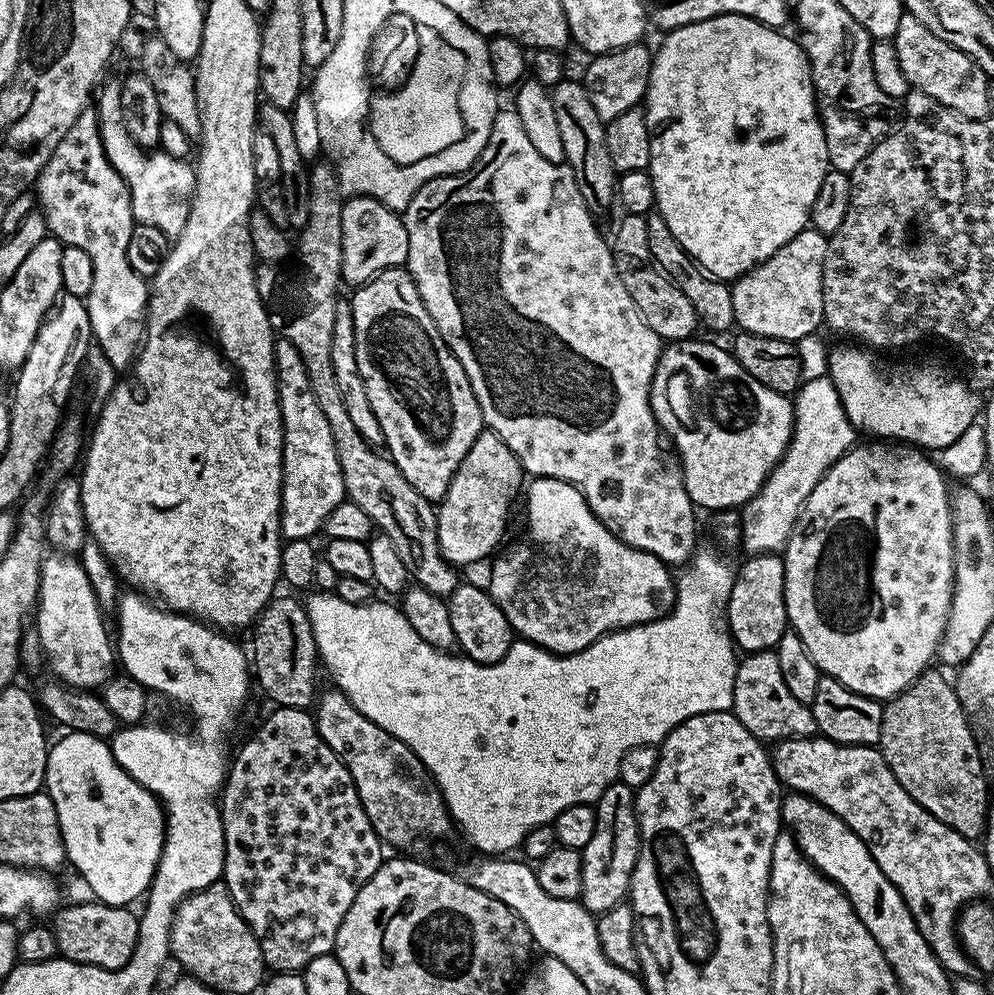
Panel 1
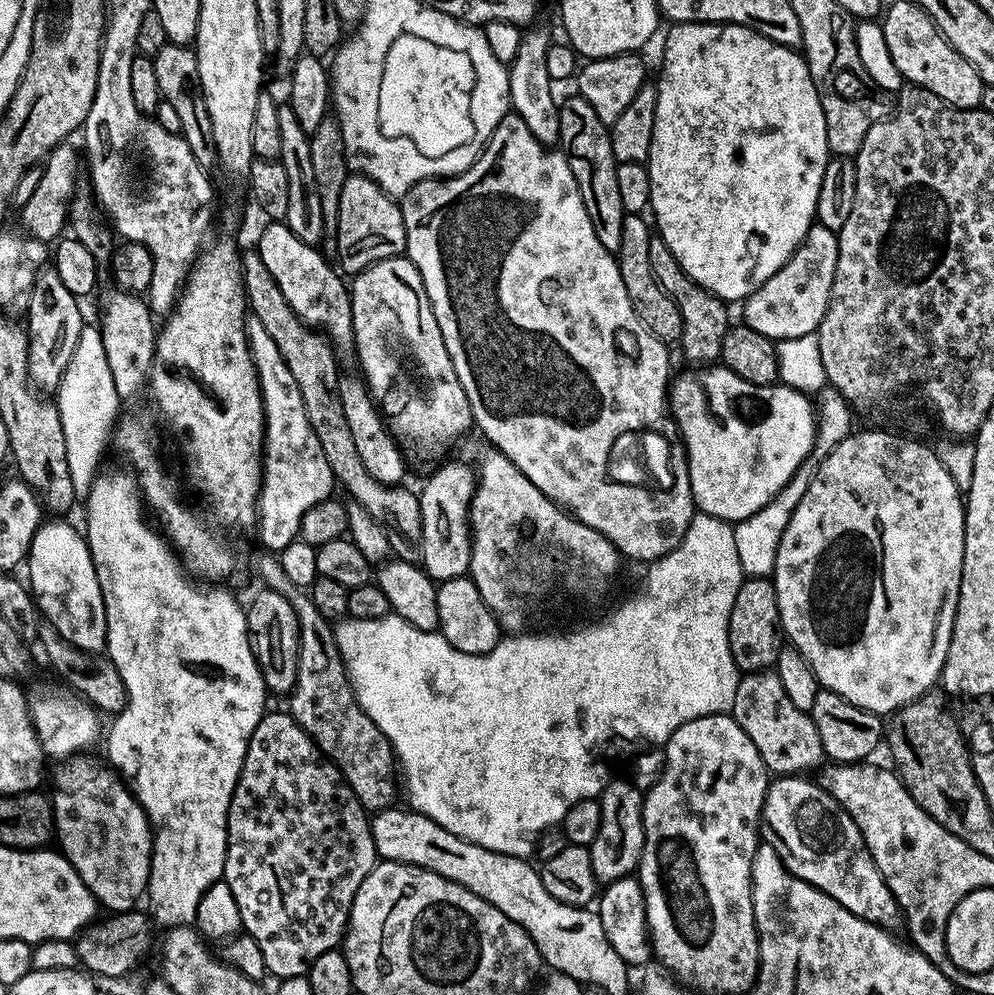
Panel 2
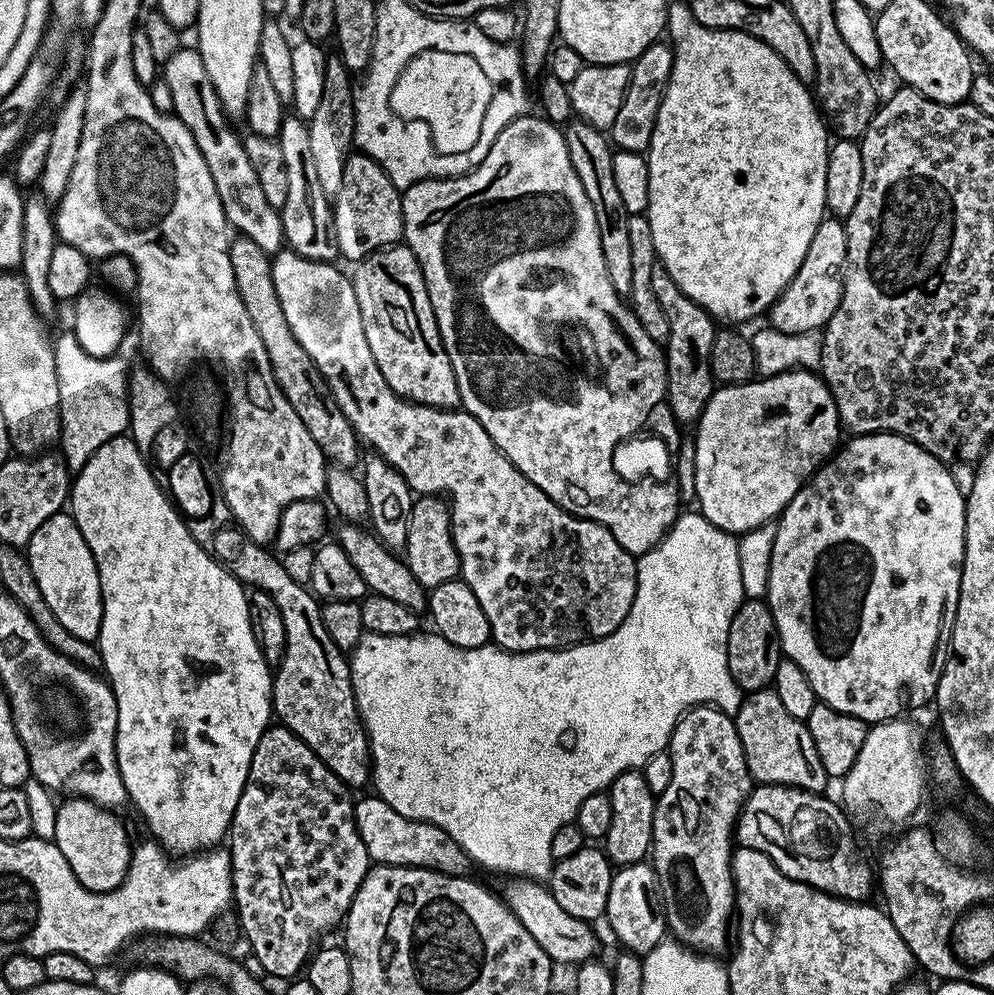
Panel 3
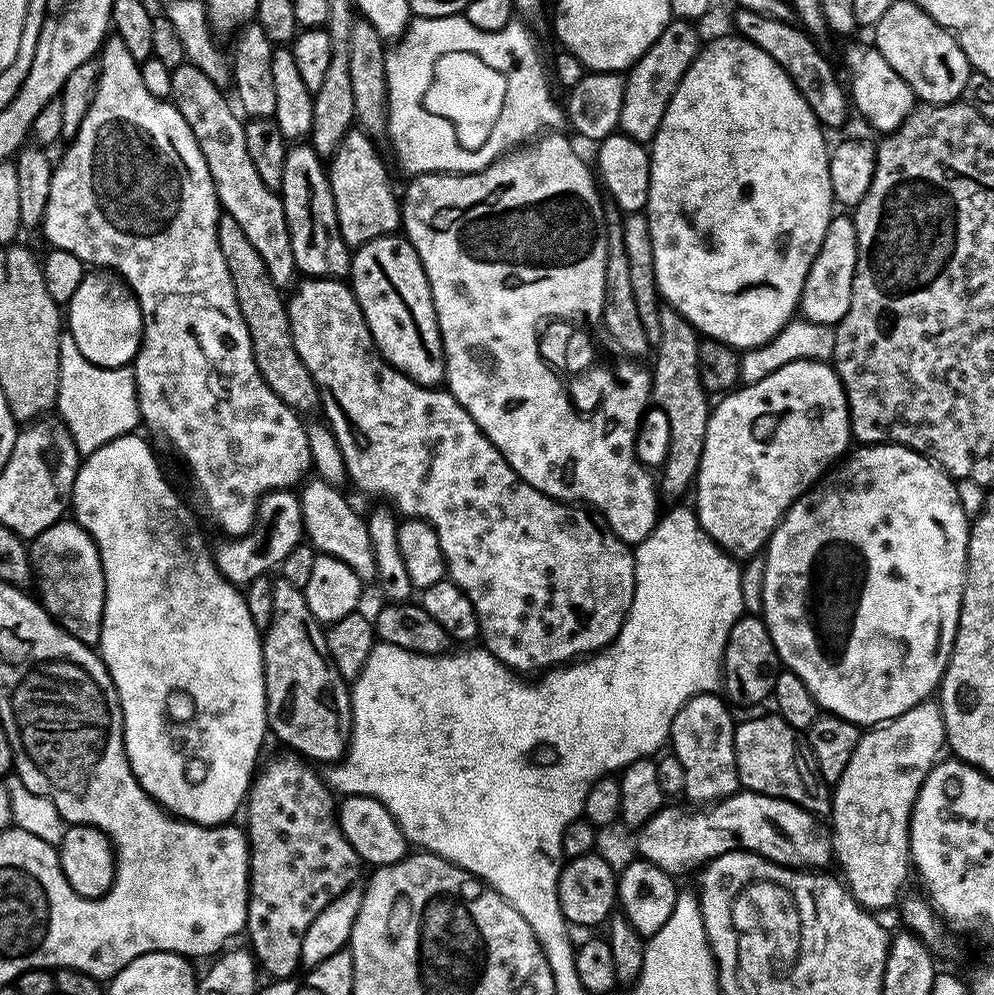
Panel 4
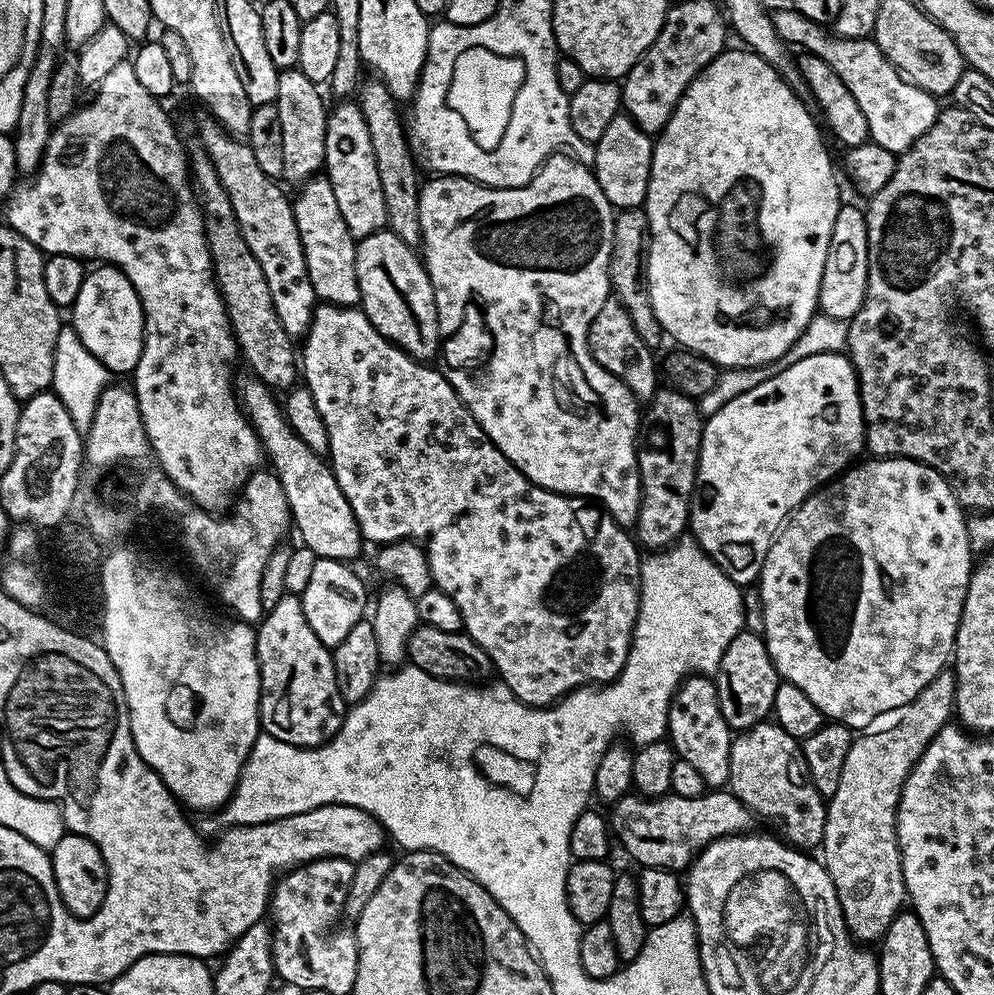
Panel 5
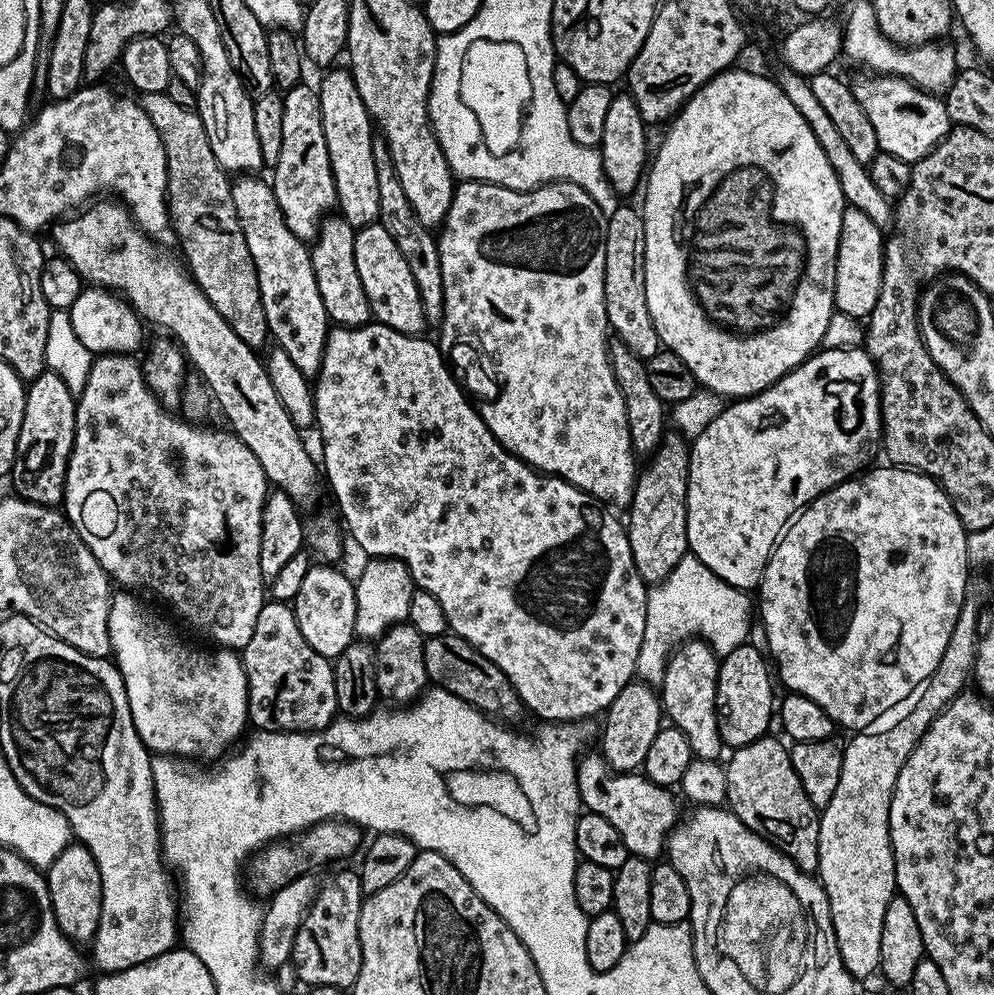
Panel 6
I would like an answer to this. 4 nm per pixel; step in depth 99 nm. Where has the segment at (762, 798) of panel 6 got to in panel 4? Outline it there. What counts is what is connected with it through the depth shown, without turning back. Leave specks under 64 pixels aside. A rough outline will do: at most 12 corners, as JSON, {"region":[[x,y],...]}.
{"region":[[779,714],[739,721],[741,789],[832,810],[808,741]]}

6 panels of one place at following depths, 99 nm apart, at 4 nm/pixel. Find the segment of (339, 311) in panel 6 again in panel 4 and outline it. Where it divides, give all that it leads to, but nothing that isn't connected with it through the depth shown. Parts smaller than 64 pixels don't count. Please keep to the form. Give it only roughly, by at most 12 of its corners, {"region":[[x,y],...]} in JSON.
{"region":[[289,147],[278,195],[297,273],[347,277],[325,161]]}

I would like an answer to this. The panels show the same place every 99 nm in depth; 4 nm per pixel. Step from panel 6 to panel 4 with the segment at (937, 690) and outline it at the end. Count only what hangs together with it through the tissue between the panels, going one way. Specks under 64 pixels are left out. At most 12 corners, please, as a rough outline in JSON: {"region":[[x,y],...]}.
{"region":[[929,698],[869,727],[832,792],[864,908],[901,899],[908,823],[945,751]]}

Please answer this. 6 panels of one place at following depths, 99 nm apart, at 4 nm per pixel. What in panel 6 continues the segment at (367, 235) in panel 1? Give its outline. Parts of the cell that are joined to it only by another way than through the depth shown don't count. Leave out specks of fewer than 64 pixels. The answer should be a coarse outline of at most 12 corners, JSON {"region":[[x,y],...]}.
{"region":[[351,71],[318,83],[339,215],[377,223],[374,121]]}

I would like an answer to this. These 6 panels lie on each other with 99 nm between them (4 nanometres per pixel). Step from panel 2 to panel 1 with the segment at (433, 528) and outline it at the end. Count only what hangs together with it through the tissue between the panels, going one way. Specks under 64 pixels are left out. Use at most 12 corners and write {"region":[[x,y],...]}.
{"region":[[482,431],[436,508],[449,564],[500,542],[526,473]]}

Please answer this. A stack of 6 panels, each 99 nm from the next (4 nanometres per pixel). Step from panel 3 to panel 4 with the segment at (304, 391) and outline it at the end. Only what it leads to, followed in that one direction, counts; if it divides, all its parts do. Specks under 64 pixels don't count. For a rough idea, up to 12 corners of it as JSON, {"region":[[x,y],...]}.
{"region":[[227,214],[218,246],[266,386],[298,414],[320,408],[294,350],[285,297]]}

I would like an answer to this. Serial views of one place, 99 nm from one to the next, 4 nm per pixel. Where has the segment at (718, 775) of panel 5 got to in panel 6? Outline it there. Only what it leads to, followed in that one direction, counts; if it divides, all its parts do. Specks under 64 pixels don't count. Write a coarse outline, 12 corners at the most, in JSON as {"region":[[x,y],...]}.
{"region":[[684,641],[658,685],[662,712],[697,760],[720,760],[720,660]]}

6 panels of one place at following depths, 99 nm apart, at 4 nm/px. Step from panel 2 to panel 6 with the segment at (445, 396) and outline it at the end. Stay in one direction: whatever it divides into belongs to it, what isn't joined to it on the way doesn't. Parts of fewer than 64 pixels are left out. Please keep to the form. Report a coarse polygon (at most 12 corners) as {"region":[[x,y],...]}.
{"region":[[380,223],[354,258],[373,317],[407,336],[426,328],[414,274]]}

